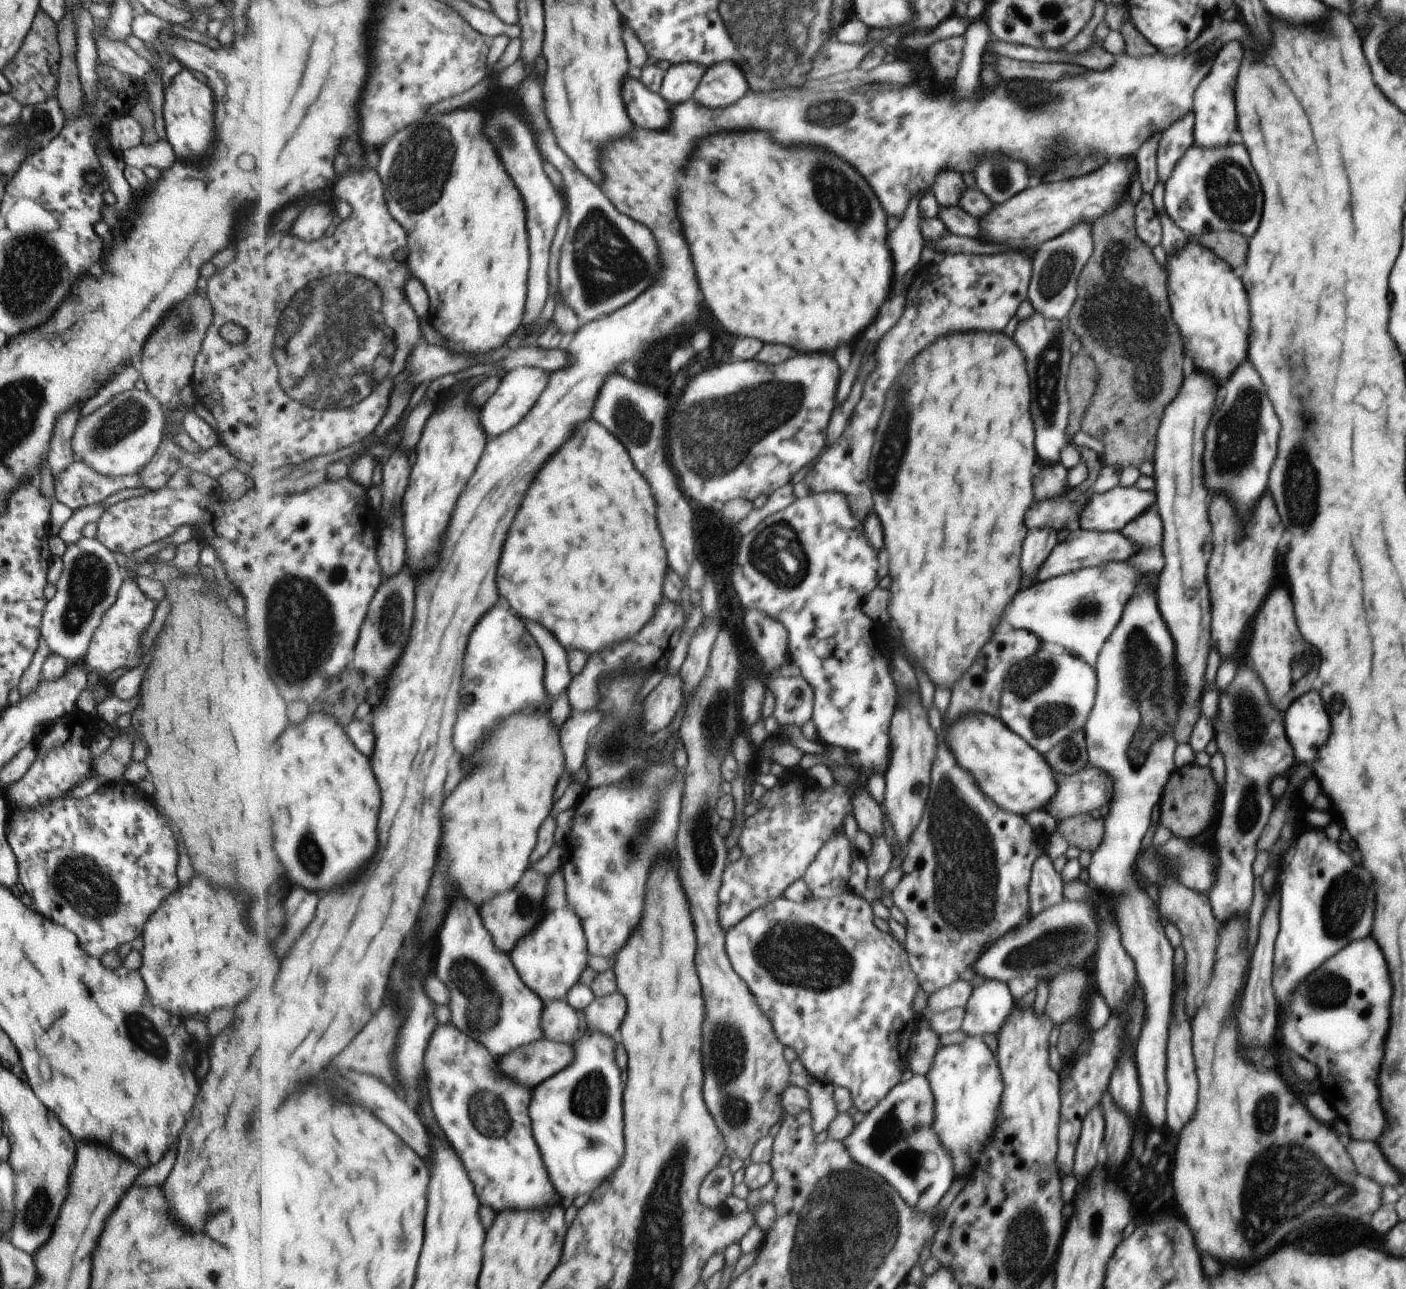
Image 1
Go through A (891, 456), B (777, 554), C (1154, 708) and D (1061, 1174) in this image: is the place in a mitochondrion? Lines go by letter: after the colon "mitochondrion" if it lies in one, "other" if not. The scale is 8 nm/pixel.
A: mitochondrion
B: mitochondrion
C: mitochondrion
D: other

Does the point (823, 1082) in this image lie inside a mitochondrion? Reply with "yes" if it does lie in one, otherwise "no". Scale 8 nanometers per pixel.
no

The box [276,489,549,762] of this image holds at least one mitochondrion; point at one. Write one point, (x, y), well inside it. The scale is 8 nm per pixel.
(390, 617)

